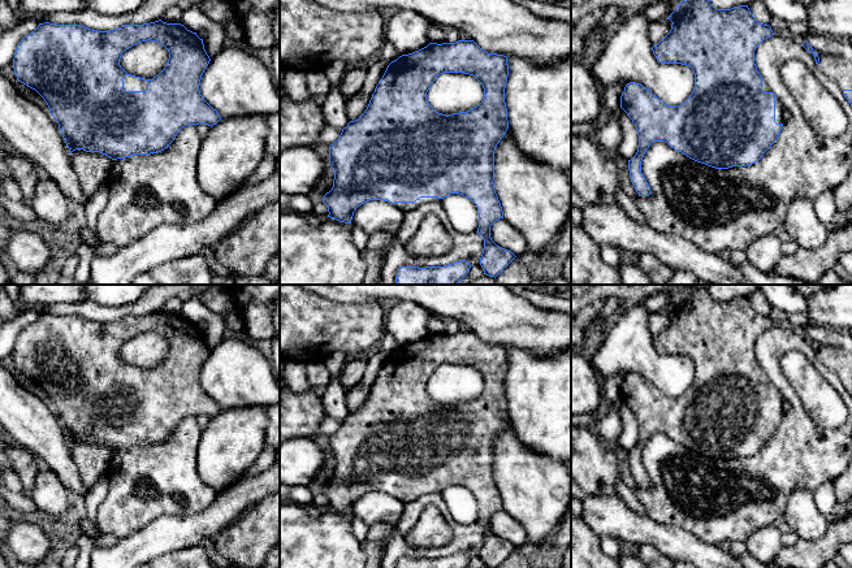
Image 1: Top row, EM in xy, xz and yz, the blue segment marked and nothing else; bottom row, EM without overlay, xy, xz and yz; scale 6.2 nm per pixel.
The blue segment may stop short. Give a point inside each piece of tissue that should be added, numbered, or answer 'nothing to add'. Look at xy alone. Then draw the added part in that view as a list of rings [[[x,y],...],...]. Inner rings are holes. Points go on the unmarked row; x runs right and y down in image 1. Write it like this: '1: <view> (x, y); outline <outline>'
1: xy (130, 374); outline [[[125,367],[124,368],[124,381],[125,382],[146,382],[147,372],[142,372],[135,368]]]

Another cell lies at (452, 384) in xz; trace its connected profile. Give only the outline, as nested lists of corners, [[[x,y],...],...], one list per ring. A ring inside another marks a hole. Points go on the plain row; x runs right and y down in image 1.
[[[442,364],[427,383],[429,396],[438,404],[453,406],[477,398],[484,389],[483,376],[470,365]]]

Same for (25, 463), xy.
[[[0,425],[0,438],[7,441],[5,450],[3,451],[10,464],[13,465],[14,472],[18,474],[22,486],[26,491],[31,493],[40,471],[38,464],[38,458],[30,450],[23,448],[13,443]]]

